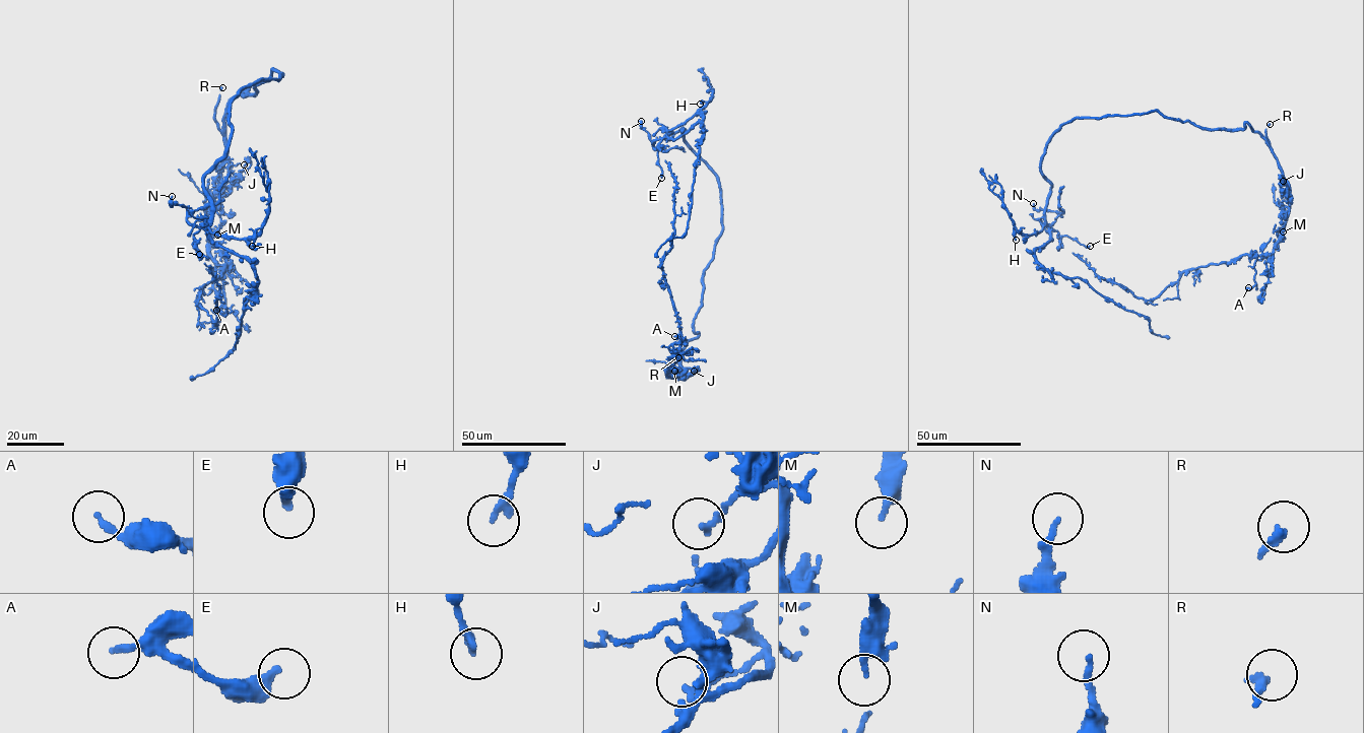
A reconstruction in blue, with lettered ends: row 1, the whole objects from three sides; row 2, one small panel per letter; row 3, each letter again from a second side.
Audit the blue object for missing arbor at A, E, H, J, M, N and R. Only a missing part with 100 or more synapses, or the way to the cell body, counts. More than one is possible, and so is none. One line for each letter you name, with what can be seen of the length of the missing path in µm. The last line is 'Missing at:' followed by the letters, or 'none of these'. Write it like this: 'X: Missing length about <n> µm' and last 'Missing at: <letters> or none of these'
R: Missing length about 40 µm
Missing at: R

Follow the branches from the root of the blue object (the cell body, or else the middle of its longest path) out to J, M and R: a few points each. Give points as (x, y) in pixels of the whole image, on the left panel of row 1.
J: (263, 82), (226, 111), (223, 167), (238, 174), (251, 162), (244, 164)
M: (263, 82), (254, 94), (243, 94), (250, 85), (240, 91), (226, 111), (224, 162), (214, 195), (217, 235)
R: (263, 82), (256, 84), (254, 94), (243, 94), (250, 85), (234, 97), (220, 130), (215, 108), (222, 87)

